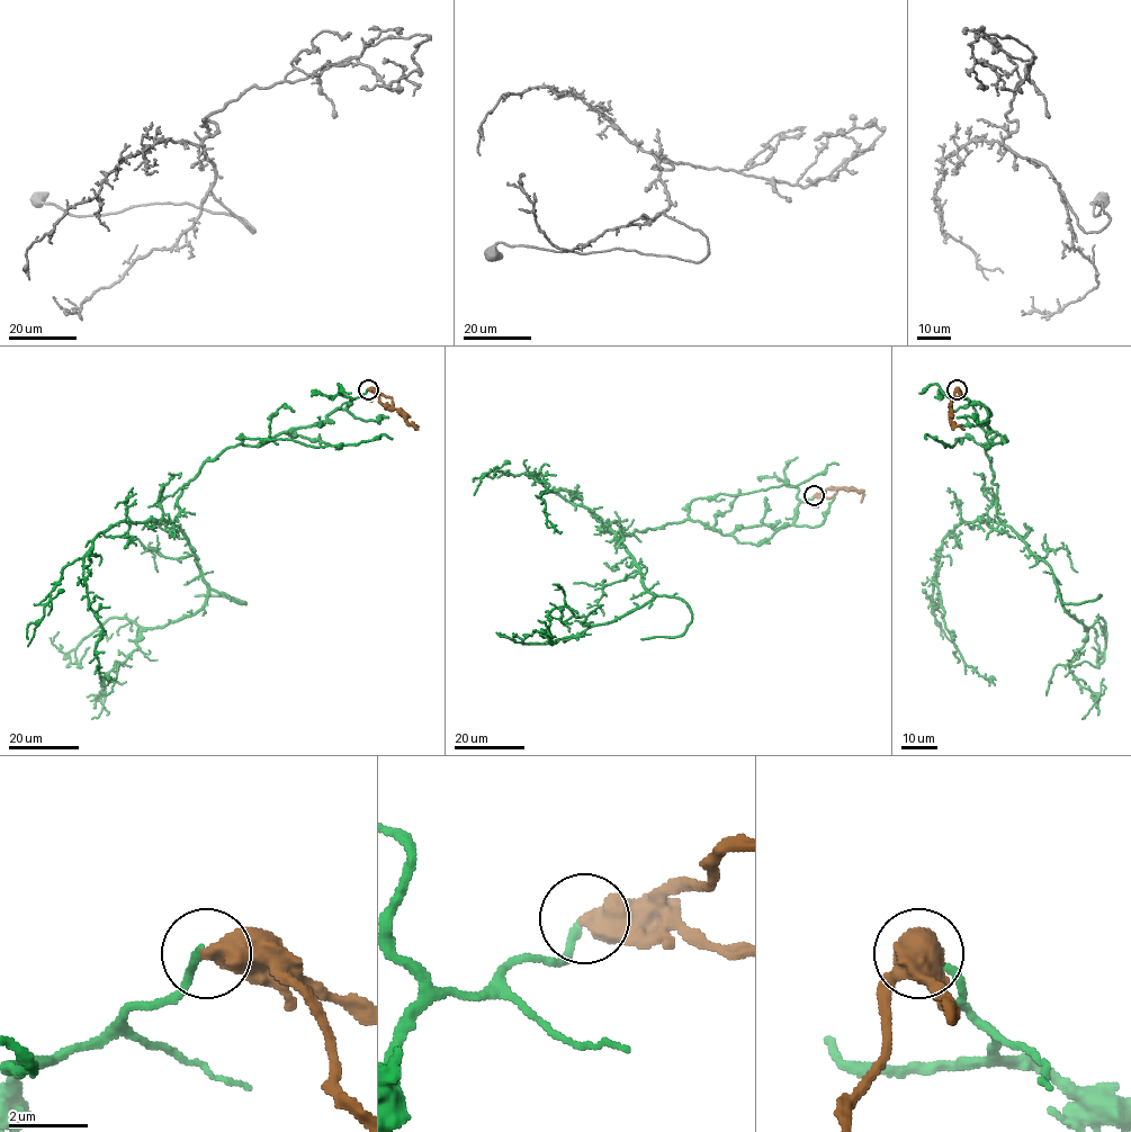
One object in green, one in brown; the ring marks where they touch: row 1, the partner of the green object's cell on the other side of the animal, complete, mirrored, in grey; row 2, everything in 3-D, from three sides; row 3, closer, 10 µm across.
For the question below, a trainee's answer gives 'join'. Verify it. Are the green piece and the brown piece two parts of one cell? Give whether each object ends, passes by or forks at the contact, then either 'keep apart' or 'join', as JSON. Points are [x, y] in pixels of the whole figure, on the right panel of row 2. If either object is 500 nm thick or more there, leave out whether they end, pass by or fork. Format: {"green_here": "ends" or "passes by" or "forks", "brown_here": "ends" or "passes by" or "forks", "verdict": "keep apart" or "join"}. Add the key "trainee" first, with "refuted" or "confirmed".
{"trainee": "refuted", "verdict": "keep apart"}

